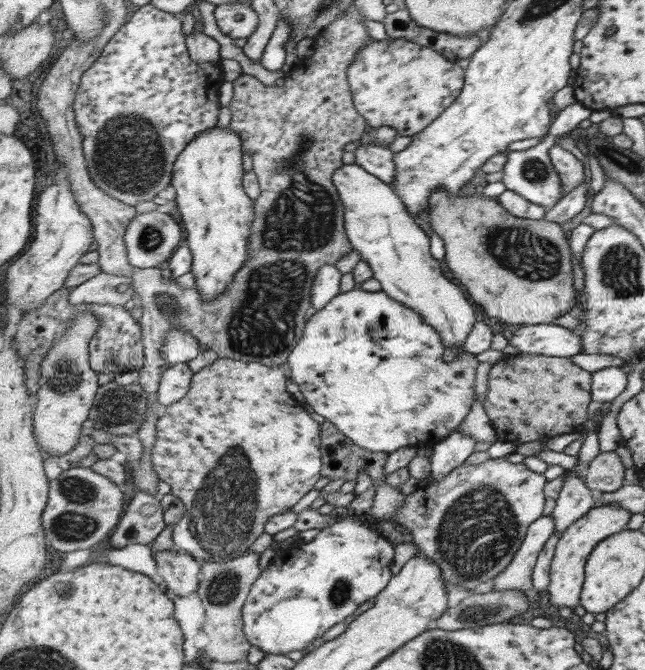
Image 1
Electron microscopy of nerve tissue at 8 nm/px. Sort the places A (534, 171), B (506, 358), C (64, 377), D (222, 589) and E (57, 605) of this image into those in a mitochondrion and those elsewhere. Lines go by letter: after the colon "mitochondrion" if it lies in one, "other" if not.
A: mitochondrion
B: other
C: mitochondrion
D: mitochondrion
E: other

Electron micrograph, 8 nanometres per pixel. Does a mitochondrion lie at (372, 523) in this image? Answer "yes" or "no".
no

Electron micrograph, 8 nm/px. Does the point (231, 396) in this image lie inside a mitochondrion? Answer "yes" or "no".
no

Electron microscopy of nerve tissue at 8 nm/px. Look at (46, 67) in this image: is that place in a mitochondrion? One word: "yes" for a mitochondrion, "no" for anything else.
no

